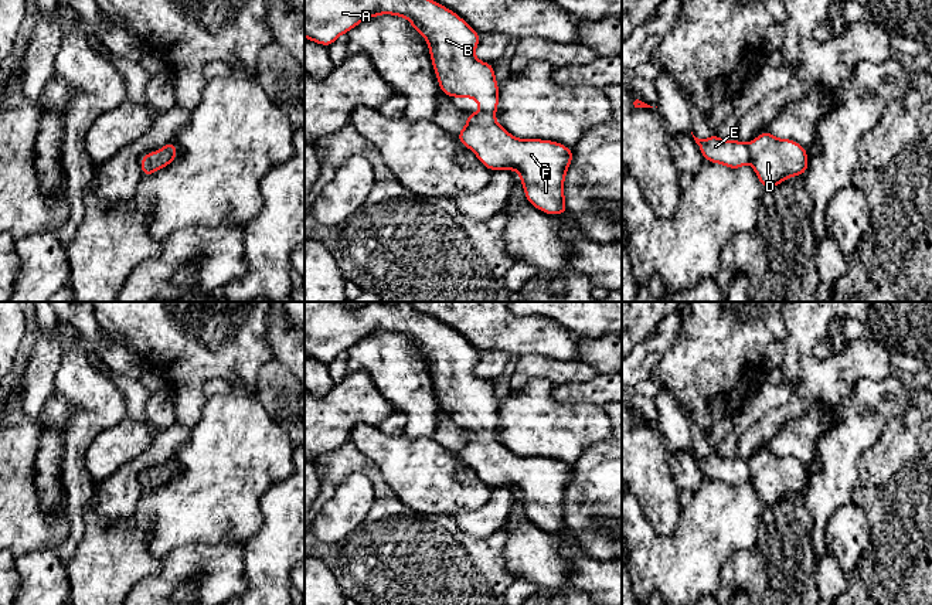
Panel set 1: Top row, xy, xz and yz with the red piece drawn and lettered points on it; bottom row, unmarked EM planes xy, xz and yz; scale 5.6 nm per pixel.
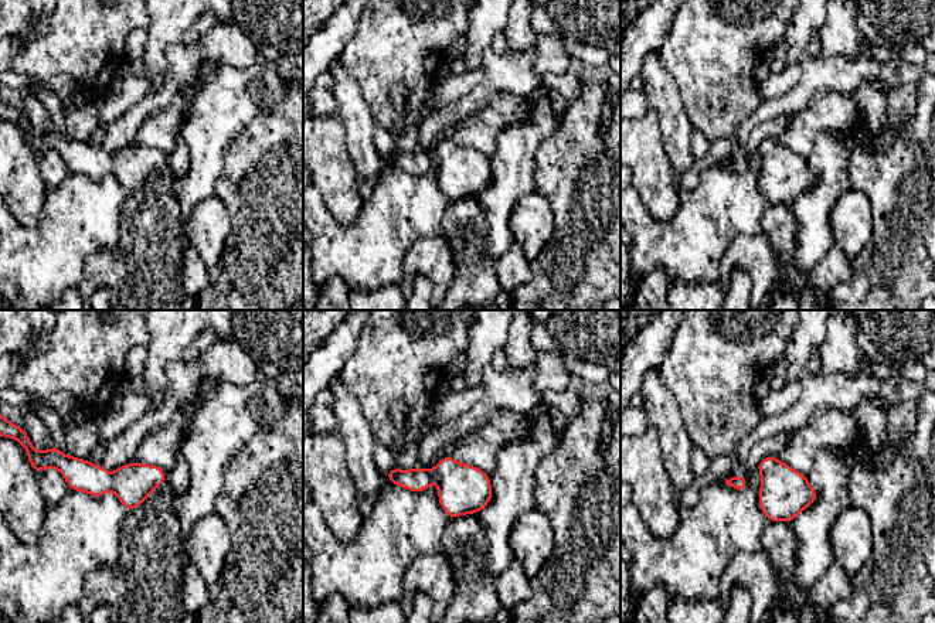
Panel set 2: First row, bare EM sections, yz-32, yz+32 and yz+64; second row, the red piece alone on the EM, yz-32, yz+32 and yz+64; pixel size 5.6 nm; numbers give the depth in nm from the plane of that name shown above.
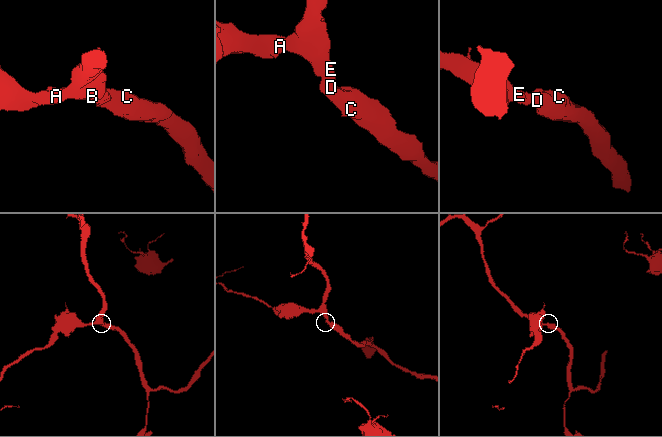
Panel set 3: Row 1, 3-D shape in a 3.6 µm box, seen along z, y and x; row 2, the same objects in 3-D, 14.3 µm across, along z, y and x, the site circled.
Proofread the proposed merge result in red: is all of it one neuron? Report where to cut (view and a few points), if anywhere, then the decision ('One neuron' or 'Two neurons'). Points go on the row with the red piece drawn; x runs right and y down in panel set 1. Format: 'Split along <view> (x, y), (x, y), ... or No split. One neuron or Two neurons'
No split. One neuron

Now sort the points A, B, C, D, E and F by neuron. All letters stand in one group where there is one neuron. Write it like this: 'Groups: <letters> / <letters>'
Groups: A B C D E F

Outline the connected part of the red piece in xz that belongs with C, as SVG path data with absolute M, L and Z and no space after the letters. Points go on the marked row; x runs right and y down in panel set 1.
M305 0L305 40L330 47L361 21L392 14L409 20L411 27L424 35L431 54L441 94L450 98L473 98L483 109L466 113L467 123L456 139L472 150L490 171L511 169L520 174L527 201L537 210L550 214L569 214L565 205L564 181L572 163L574 150L562 143L542 139L518 139L496 122L499 109L499 84L494 67L476 58L474 50L480 34L462 17L435 0Z

